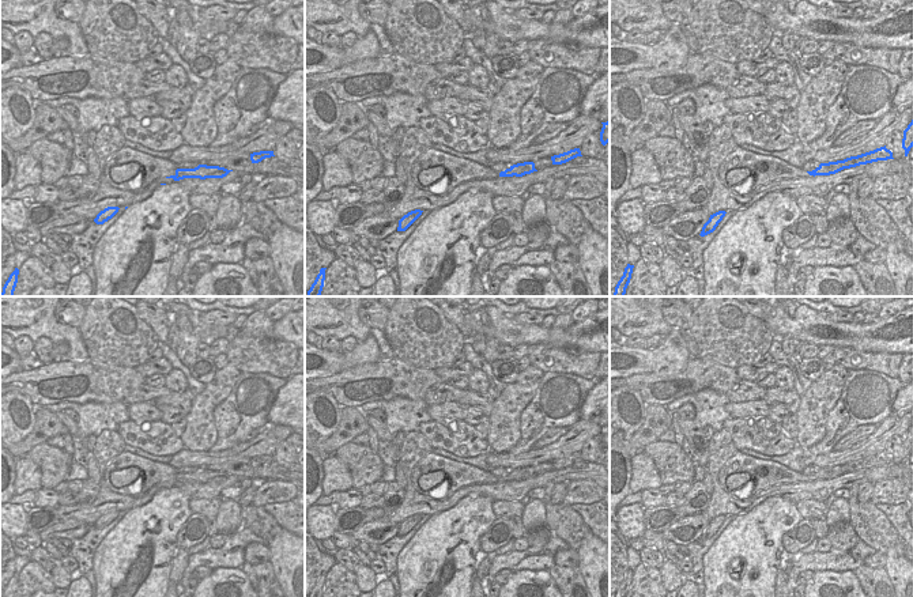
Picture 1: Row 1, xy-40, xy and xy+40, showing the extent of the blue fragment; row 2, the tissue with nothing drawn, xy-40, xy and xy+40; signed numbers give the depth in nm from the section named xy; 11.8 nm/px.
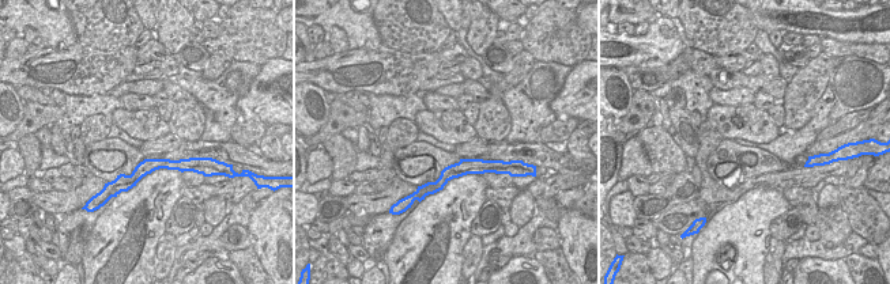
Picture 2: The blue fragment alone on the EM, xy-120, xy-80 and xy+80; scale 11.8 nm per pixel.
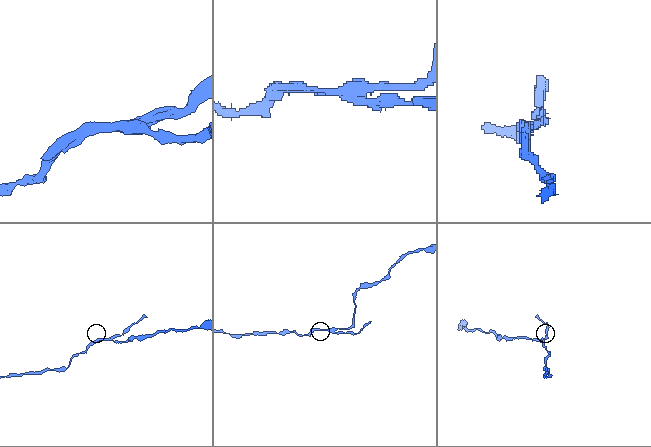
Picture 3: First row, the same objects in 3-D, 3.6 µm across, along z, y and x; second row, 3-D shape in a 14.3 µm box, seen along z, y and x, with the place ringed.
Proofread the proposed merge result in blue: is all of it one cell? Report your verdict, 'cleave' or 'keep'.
cleave

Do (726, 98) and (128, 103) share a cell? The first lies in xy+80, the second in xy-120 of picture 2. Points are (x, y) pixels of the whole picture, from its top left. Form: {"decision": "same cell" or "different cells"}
{"decision": "same cell"}

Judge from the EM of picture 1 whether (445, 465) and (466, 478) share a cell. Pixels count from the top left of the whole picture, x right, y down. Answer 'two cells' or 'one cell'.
one cell

